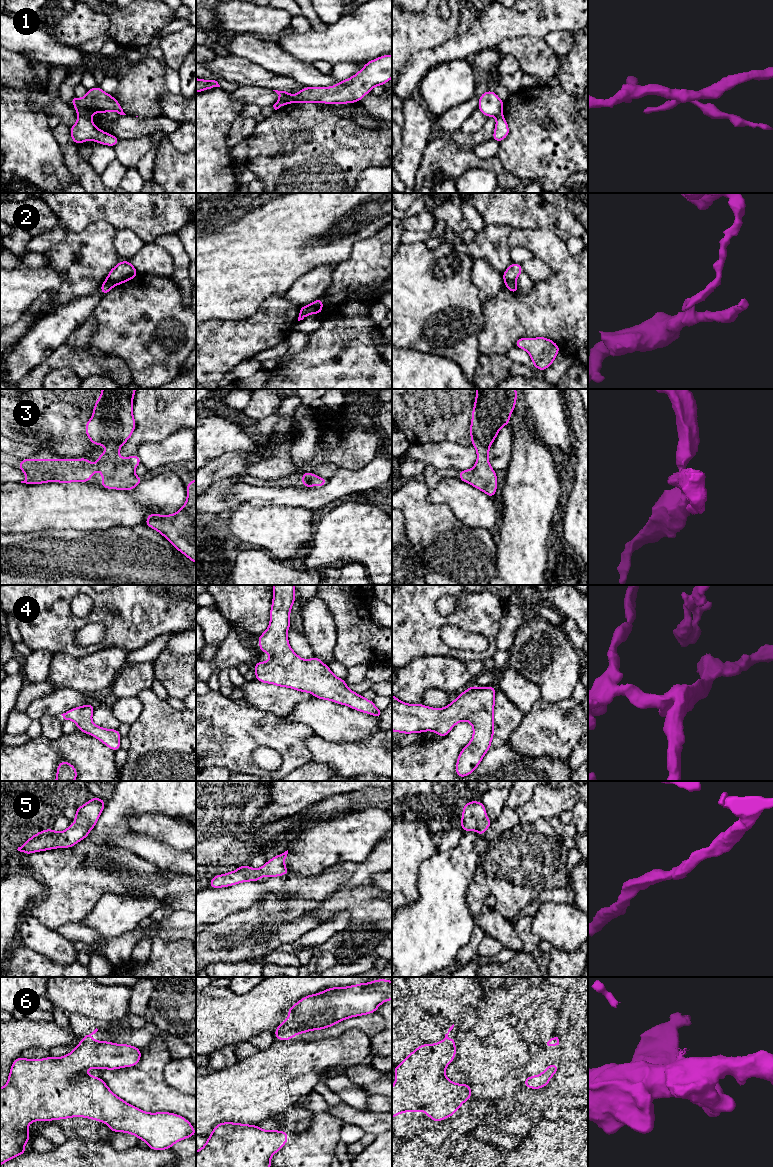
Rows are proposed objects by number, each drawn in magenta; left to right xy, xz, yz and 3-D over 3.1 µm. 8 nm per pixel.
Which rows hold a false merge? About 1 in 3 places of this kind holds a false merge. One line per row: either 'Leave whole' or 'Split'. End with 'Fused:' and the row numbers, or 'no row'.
1: Split
2: Split
3: Leave whole
4: Leave whole
5: Leave whole
6: Split
Fused: 1, 2, 6

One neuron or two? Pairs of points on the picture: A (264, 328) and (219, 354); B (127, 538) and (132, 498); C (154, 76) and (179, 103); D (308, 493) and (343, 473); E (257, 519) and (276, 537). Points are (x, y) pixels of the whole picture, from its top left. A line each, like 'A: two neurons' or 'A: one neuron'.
A: one neuron
B: two neurons
C: two neurons
D: one neuron
E: one neuron

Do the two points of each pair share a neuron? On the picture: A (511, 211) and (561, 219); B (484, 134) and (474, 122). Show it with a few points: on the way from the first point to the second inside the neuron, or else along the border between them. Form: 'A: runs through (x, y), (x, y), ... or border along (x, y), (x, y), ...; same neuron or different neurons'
A: runs through (523, 211), (531, 211), (549, 216); same neuron
B: border along (487, 117), (484, 124), (470, 134), (460, 130); different neurons

